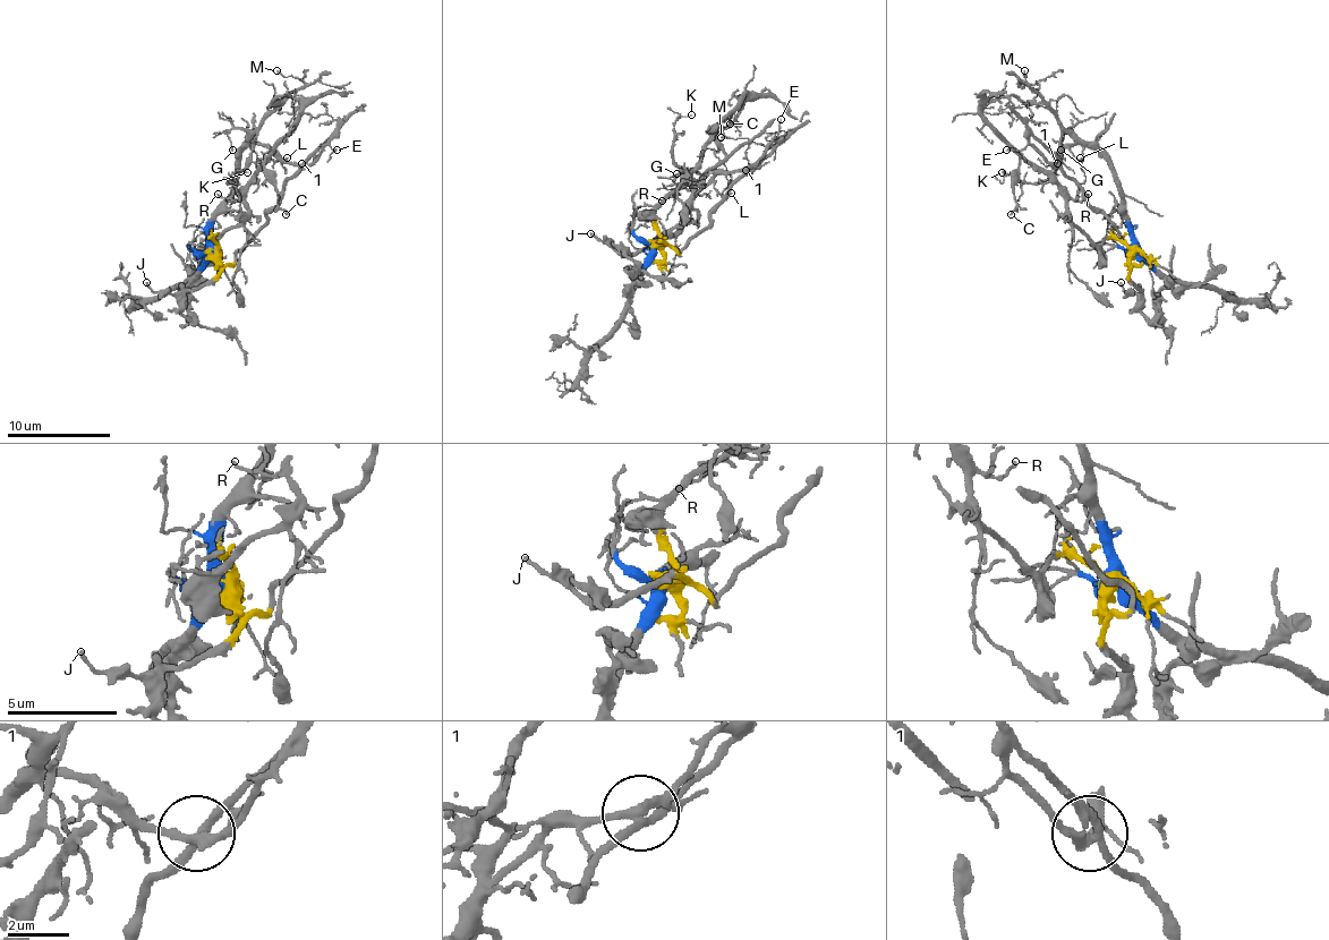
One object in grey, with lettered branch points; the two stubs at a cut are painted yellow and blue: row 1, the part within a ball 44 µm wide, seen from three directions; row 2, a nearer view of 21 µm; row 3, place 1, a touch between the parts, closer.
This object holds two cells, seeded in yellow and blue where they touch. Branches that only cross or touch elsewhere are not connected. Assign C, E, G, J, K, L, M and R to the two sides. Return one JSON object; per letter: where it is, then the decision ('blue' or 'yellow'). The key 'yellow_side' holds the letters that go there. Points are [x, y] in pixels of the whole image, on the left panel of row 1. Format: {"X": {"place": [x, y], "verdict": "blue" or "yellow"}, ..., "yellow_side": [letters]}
{"C": {"place": [286, 214], "verdict": "yellow"}, "E": {"place": [337, 150], "verdict": "blue"}, "G": {"place": [232, 150], "verdict": "blue"}, "J": {"place": [146, 282], "verdict": "yellow"}, "K": {"place": [247, 172], "verdict": "blue"}, "L": {"place": [287, 157], "verdict": "blue"}, "M": {"place": [277, 70], "verdict": "blue"}, "R": {"place": [218, 194], "verdict": "yellow"}, "yellow_side": ["C", "J", "R"]}

